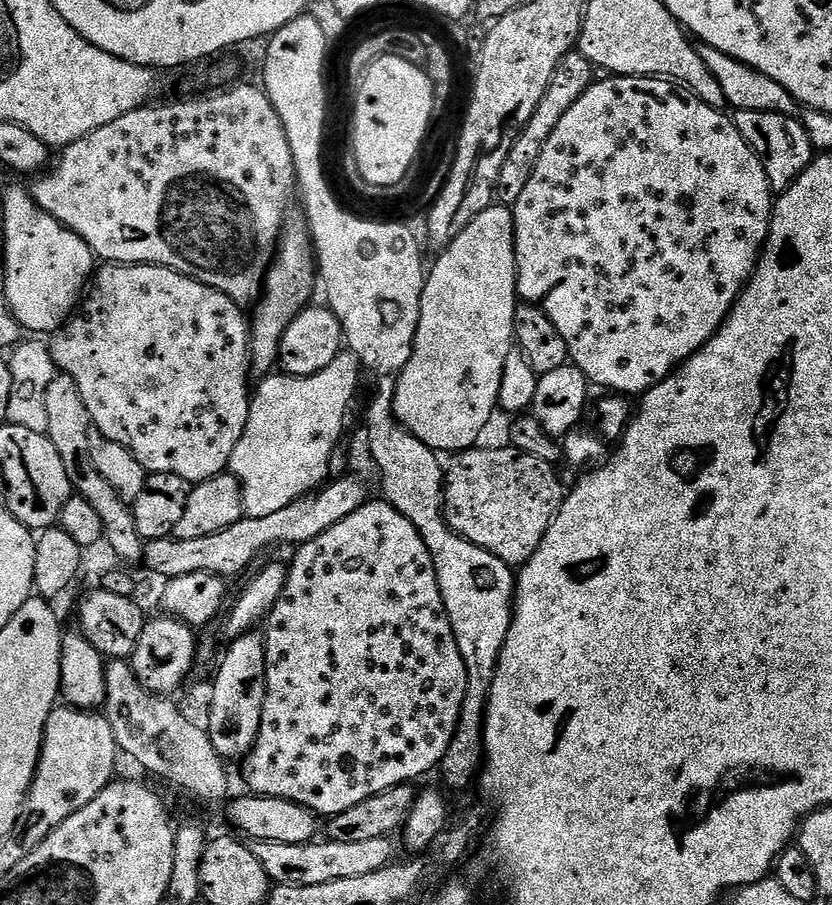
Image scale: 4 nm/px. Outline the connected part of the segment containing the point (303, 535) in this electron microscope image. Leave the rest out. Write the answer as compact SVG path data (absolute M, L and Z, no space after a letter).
M345 474L325 483L315 494L296 500L278 514L268 514L266 518L248 516L218 534L206 534L206 538L149 540L144 546L142 564L154 575L164 576L165 581L182 578L182 574L203 572L231 578L246 571L267 548L276 548L279 544L299 546L310 542L318 538L318 534L330 530L330 526L338 526L342 518L350 518L354 510L369 503L369 500L370 496L364 489L363 482L355 480L351 474Z

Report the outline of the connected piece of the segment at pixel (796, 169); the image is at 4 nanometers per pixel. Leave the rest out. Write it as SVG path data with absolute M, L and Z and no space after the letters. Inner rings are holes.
M750 110L736 112L734 119L742 138L752 147L754 154L762 162L773 193L784 192L812 164L814 159L812 139L796 116Z

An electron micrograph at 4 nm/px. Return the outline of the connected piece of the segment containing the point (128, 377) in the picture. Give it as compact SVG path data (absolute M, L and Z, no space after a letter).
M105 263L95 273L90 284L90 291L83 297L78 311L59 329L51 333L50 347L57 369L63 375L74 378L78 386L78 394L82 394L82 402L86 402L86 410L90 414L95 431L126 446L138 458L145 472L151 474L178 474L178 478L201 484L221 475L231 465L234 446L244 437L248 421L248 405L250 403L250 320L245 309L231 300L226 294L190 278L186 274L178 274L161 264L110 264Z

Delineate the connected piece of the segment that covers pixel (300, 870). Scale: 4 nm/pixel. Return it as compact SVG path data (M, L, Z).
M392 836L373 838L363 842L334 842L327 838L317 839L311 844L287 844L286 842L255 841L251 845L254 858L262 862L262 870L266 870L269 881L276 886L326 886L326 882L342 882L342 878L363 878L366 874L374 874L397 859L396 848L392 845Z

